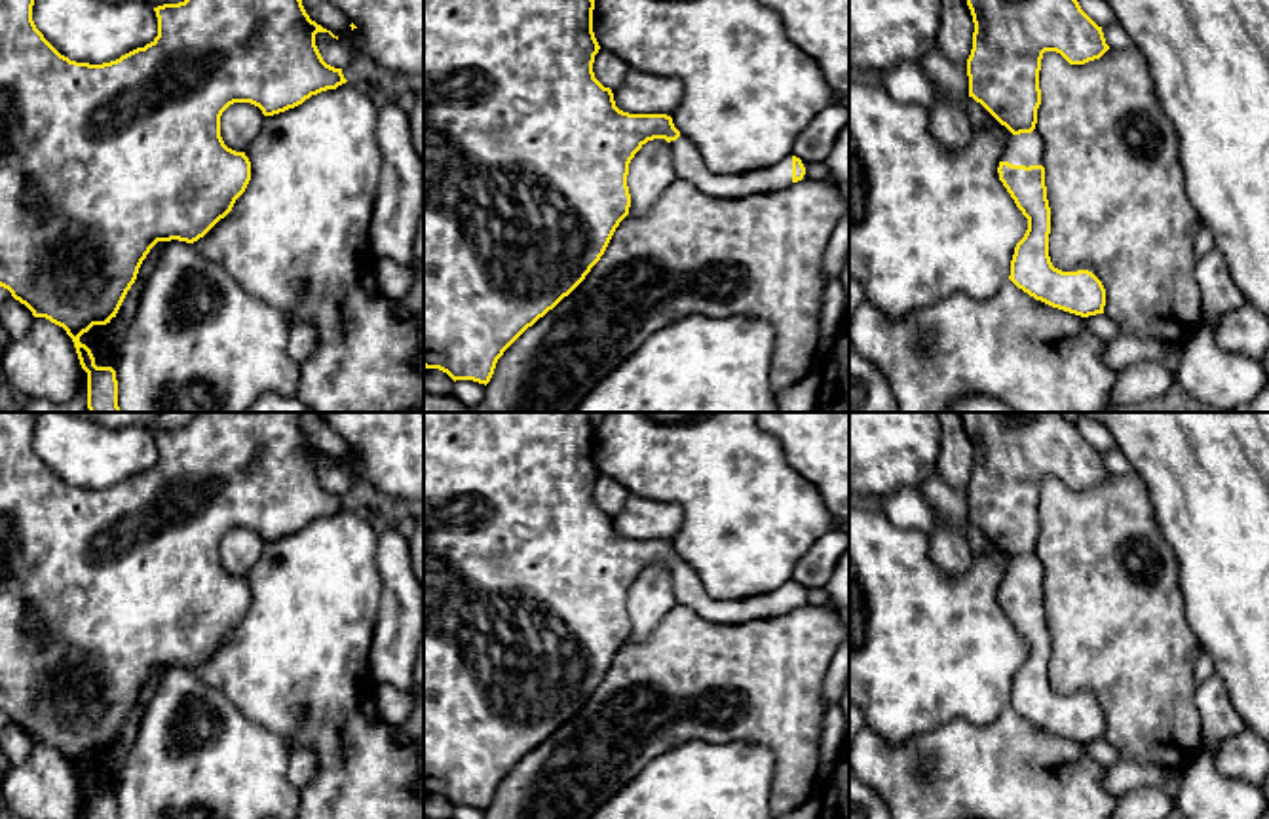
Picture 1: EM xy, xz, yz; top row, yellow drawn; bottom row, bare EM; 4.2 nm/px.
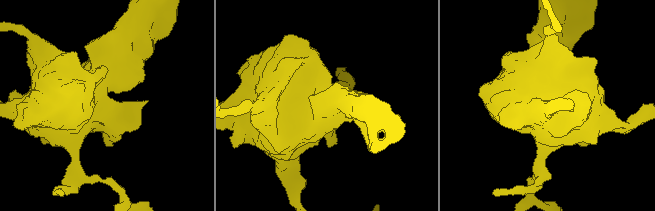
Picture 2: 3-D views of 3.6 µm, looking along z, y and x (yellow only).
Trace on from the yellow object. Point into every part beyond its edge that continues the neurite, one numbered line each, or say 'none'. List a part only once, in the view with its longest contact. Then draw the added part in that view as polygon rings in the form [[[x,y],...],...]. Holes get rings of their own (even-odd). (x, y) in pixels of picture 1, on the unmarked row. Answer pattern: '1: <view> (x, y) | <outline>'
1: yz (1026, 574) | [[[1035,557],[1013,561],[1001,587],[1026,593],[1043,591],[1043,564]]]

